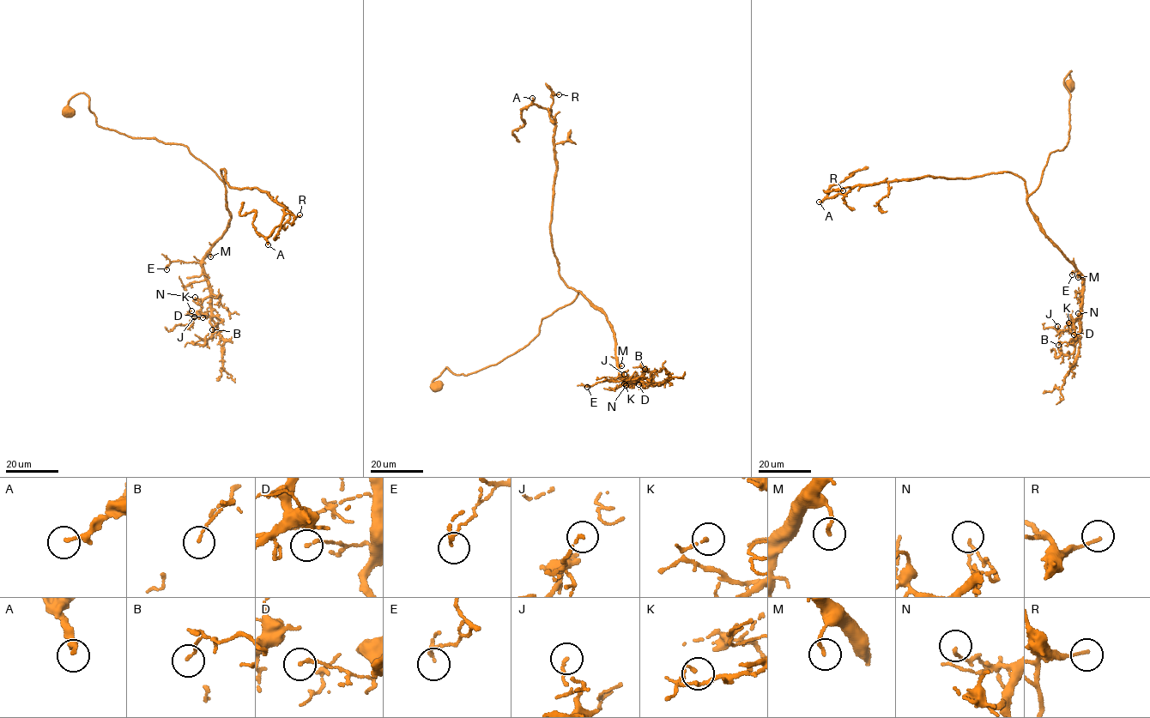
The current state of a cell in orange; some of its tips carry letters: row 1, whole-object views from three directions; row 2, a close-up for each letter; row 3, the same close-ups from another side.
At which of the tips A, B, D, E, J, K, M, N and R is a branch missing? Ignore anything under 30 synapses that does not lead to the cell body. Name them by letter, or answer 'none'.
none

